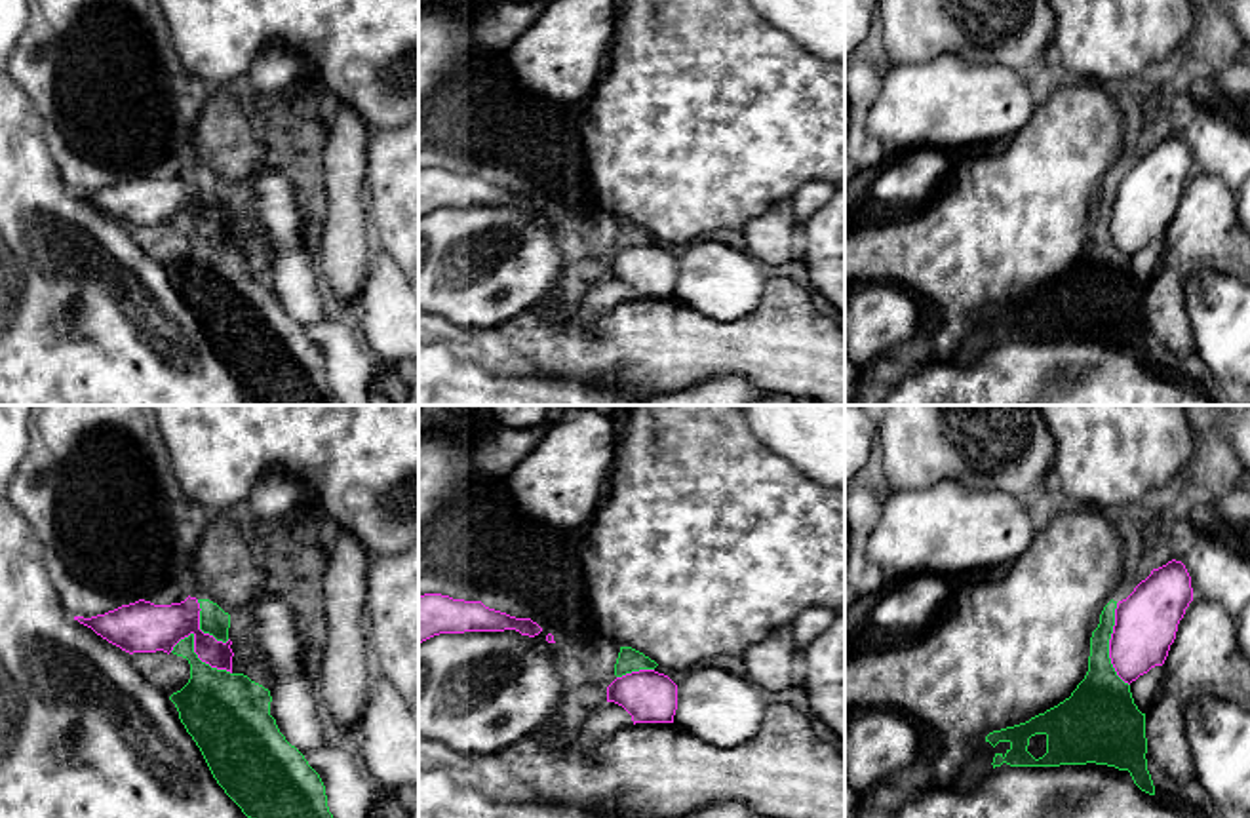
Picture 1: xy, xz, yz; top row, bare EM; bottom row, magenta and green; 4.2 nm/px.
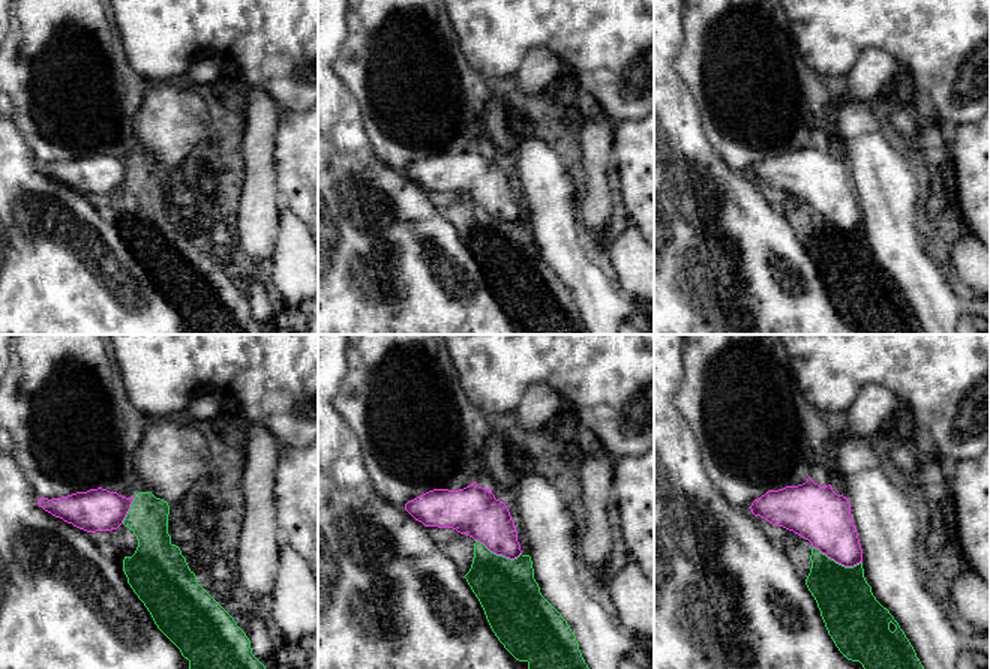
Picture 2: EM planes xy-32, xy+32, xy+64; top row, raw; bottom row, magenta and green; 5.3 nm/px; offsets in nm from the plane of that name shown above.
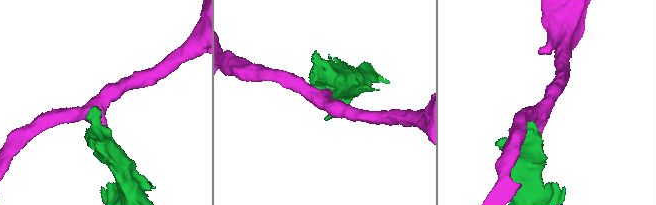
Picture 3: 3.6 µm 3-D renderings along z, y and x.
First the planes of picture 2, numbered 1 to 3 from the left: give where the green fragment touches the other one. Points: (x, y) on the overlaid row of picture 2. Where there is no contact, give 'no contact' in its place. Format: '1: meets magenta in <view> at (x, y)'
1: meets magenta in xy-32 at (128, 510)
2: meets magenta in xy+32 at (498, 554)
3: meets magenta in xy+64 at (837, 561)

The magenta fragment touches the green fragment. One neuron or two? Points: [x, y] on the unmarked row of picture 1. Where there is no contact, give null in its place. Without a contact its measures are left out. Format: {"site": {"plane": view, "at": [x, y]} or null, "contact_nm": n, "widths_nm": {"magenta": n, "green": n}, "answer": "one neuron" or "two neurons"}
{"site": {"plane": "yz", "at": [1110, 219]}, "contact_nm": 360, "widths_nm": {"magenta": 260, "green": 260}, "answer": "two neurons"}

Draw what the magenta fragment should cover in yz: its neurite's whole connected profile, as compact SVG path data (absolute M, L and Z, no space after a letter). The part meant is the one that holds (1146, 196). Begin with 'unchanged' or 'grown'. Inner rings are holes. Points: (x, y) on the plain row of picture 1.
unchanged | M1172 133L1117 177L1109 232L1124 257L1164 238L1191 175L1191 150L1182 135Z

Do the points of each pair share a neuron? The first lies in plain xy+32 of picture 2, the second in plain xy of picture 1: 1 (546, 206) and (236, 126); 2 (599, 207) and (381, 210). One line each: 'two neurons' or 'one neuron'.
1: two neurons
2: two neurons

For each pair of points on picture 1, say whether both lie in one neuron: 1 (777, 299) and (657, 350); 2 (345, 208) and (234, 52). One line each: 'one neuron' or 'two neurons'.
1: one neuron
2: two neurons

